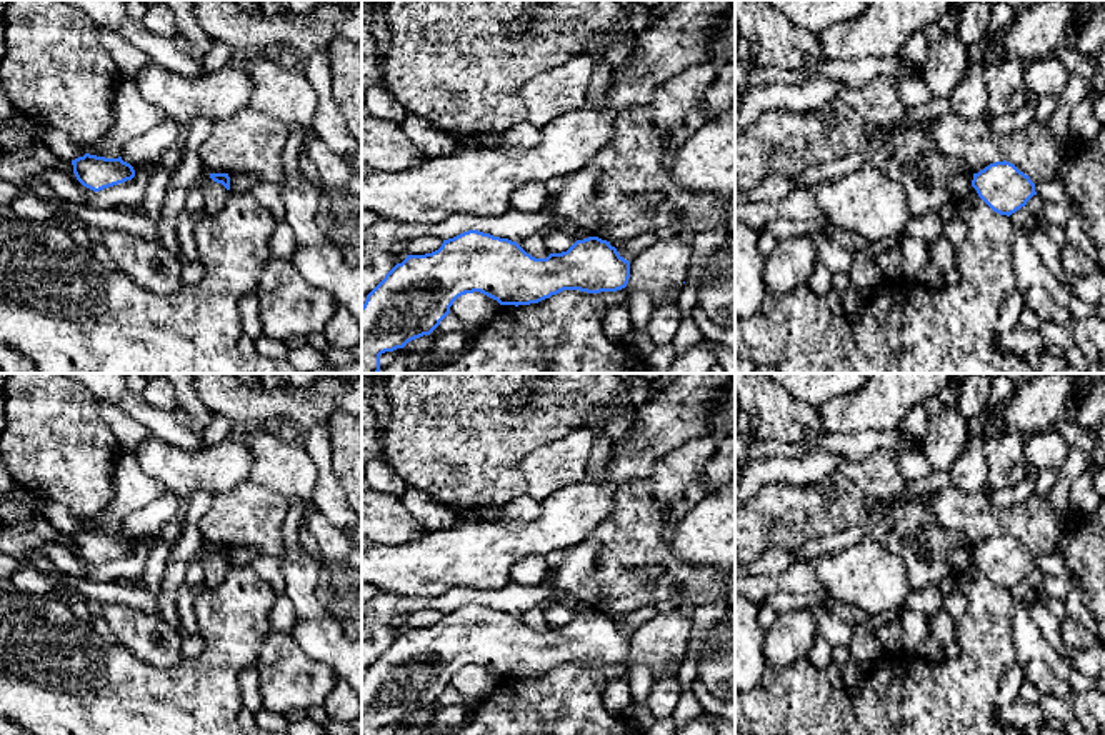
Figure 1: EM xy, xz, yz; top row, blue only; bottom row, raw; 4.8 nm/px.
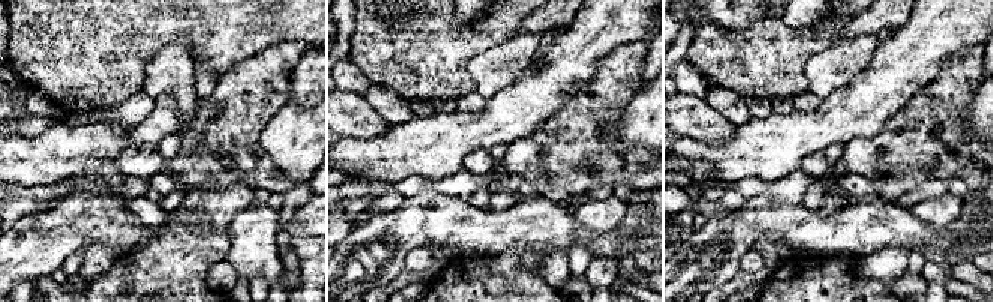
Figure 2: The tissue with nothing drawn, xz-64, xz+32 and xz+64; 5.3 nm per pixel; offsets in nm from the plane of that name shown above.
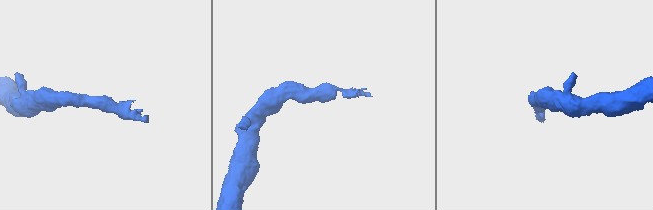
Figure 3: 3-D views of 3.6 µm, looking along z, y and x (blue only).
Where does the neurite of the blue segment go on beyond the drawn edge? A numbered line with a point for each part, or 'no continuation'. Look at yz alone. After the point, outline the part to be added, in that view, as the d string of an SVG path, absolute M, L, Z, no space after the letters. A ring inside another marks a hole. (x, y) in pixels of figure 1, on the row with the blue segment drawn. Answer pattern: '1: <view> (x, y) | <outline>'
no continuation

